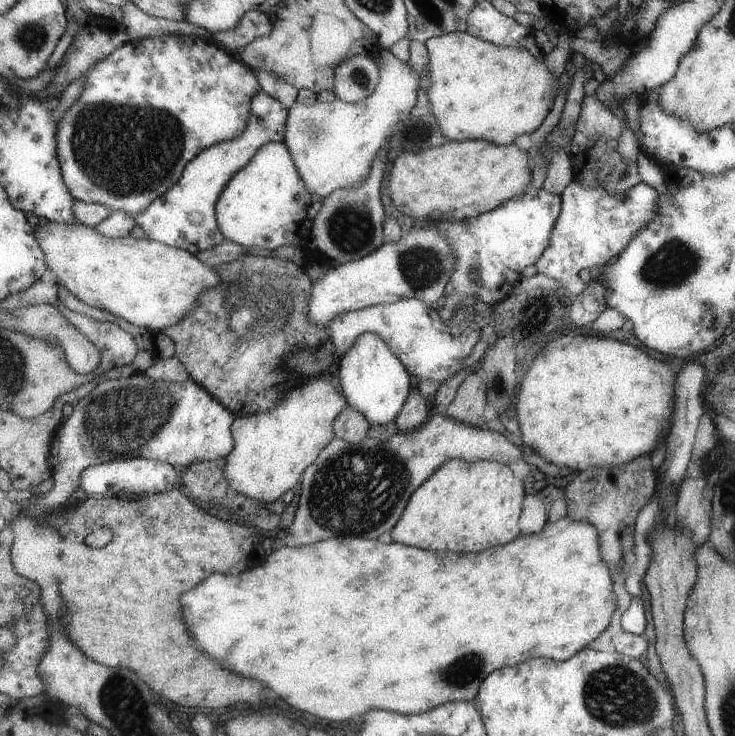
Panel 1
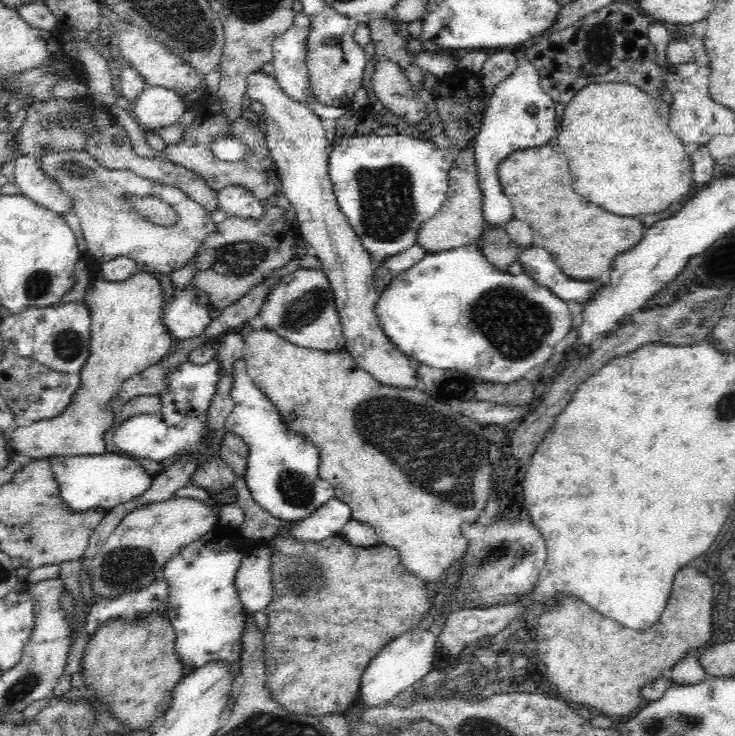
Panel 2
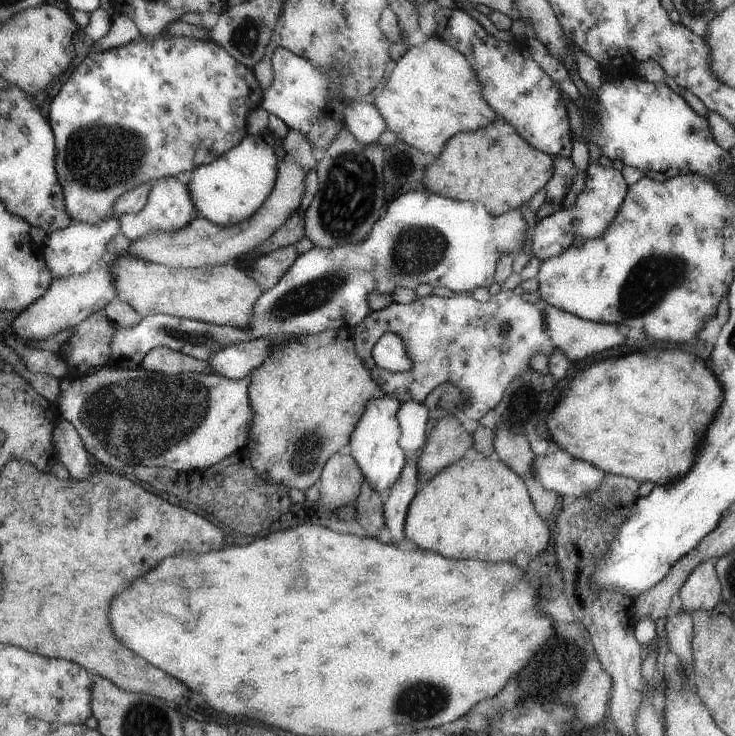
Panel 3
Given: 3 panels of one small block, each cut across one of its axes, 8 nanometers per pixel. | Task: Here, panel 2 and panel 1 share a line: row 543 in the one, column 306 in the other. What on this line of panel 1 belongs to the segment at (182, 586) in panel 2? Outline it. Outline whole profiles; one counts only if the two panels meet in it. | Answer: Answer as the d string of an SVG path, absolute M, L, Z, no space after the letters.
M265 143L253 155L247 164L236 175L232 176L227 186L221 190L216 202L215 220L219 232L228 241L238 245L257 246L257 248L267 248L275 250L279 246L301 246L301 241L305 242L310 238L313 219L321 208L321 198L313 196L304 186L304 180L297 172L295 162L288 152L285 143Z

